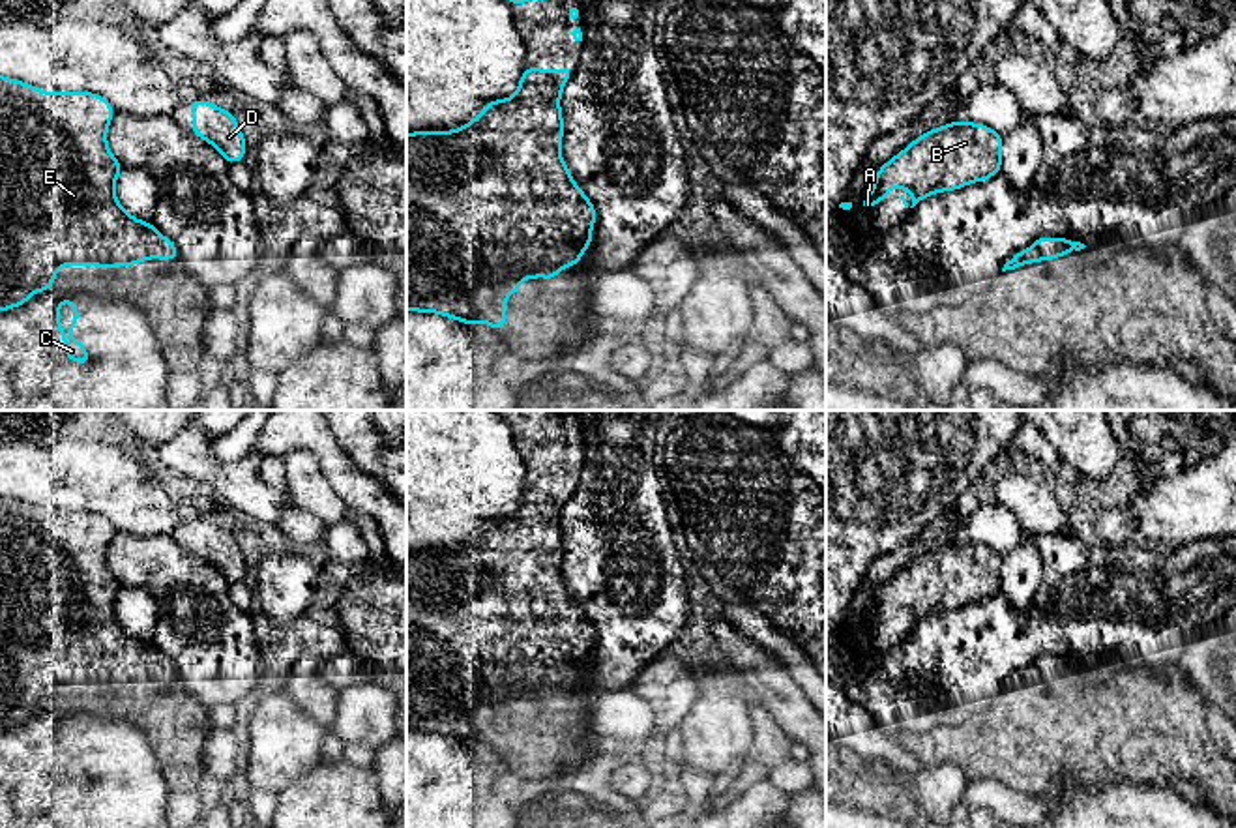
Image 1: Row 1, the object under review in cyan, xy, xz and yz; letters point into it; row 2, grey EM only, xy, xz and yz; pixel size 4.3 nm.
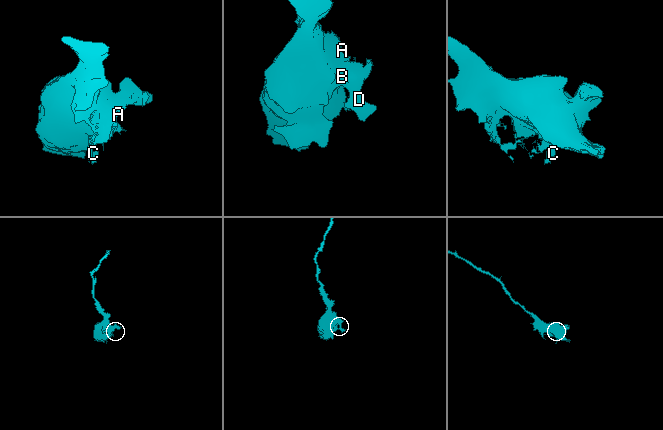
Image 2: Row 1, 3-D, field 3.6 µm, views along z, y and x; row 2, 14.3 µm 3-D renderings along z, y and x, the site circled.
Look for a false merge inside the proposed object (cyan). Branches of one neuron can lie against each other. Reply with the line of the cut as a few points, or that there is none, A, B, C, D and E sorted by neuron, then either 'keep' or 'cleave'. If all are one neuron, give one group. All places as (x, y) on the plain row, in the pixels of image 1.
cut xz (585, 617), (581, 641), (590, 649); groups A B D E / C; cleave

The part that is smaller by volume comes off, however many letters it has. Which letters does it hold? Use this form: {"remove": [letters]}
{"remove": ["C"]}

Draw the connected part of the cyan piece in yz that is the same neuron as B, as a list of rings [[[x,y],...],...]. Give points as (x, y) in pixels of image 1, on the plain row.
[[[974,541],[931,549],[875,592],[875,607],[860,628],[873,629],[878,620],[888,620],[888,607],[908,607],[912,622],[908,624],[905,614],[901,620],[905,628],[914,628],[934,613],[985,601],[1002,588],[1002,558],[998,551]]]

